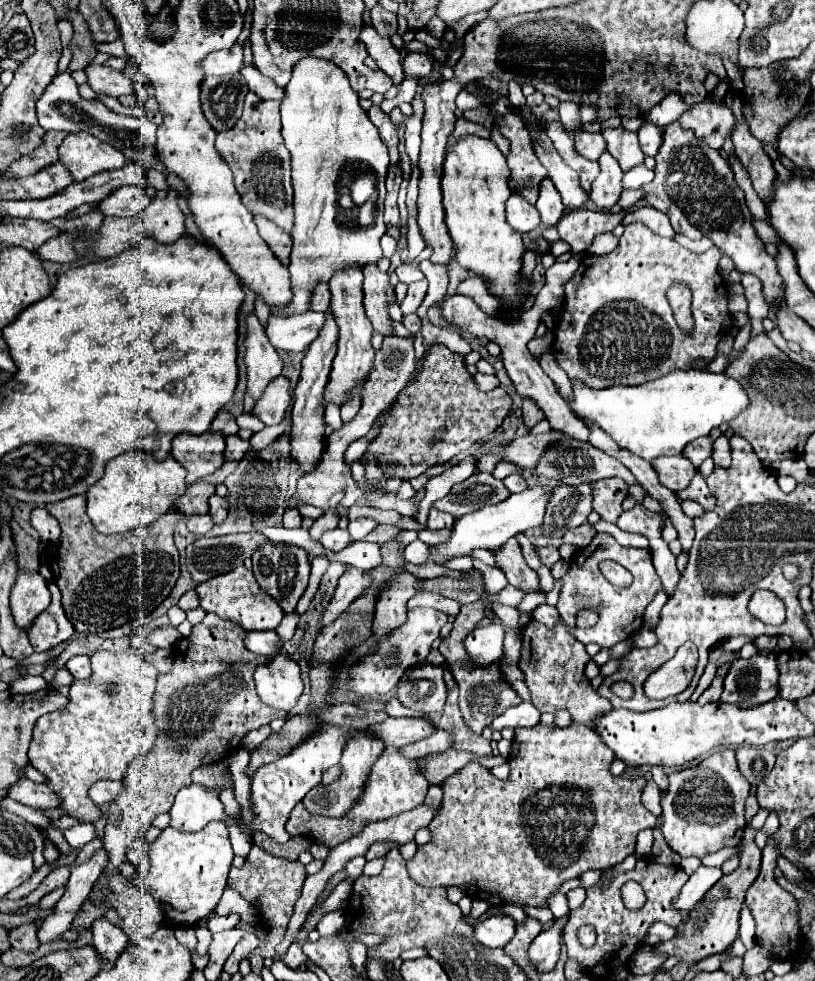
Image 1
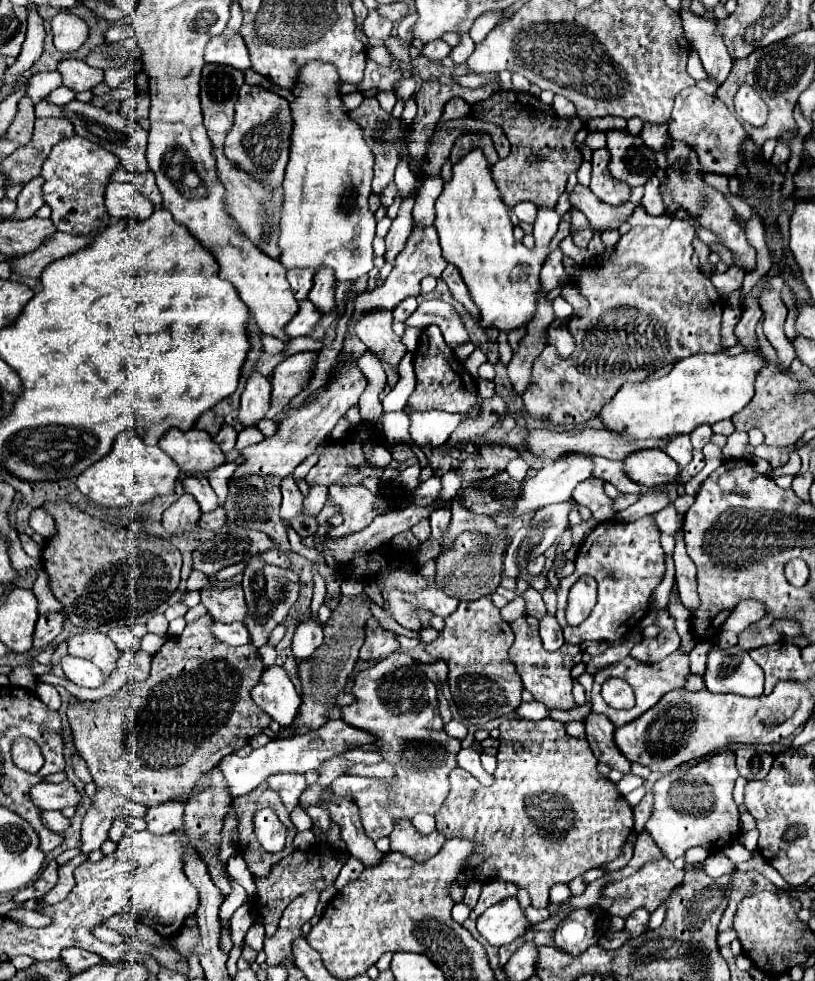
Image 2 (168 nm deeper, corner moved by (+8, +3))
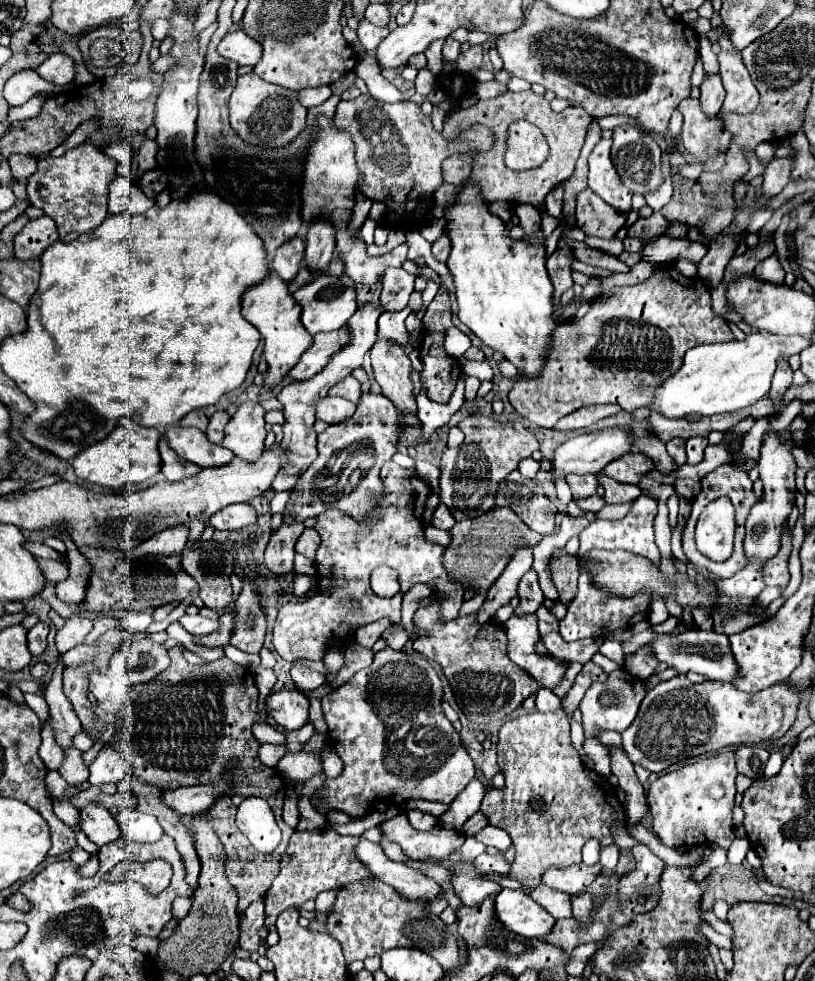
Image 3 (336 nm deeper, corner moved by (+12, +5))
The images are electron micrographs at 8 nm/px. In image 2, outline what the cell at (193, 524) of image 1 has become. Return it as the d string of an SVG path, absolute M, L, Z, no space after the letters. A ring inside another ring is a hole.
M218 508L218 510L214 510L214 512L202 514L202 516L200 516L198 526L200 526L200 528L206 528L206 530L216 530L216 528L220 528L224 522L226 522L224 510L222 510L222 508Z

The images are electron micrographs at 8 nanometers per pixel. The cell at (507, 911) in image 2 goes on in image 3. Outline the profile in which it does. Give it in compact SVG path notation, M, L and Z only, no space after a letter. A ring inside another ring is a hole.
M504 888L496 898L496 916L512 932L526 938L544 938L556 920L526 892Z

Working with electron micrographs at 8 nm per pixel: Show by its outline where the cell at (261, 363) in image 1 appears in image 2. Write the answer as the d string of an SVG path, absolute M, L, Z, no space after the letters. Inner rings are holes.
M252 368L246 388L240 396L238 420L242 426L256 426L268 412L270 406L270 380Z

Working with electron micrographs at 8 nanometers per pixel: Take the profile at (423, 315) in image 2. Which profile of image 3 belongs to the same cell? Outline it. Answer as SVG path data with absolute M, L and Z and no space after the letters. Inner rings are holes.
M454 326L454 328L450 328L450 330L446 332L446 342L444 342L444 346L446 346L448 356L458 358L458 356L462 356L472 344L470 344L470 338Z

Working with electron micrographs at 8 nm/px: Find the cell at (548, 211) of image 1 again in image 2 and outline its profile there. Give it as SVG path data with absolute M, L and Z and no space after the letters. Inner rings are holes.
M474 146L452 166L452 178L444 184L436 200L434 228L438 226L444 258L460 270L472 300L480 308L482 326L494 324L500 330L512 330L524 326L536 312L536 292L540 290L538 274L562 216L554 208L538 206L533 224L535 247L528 250L524 244L518 244L512 234L514 226L508 216L508 206L500 198L490 168L480 146Z

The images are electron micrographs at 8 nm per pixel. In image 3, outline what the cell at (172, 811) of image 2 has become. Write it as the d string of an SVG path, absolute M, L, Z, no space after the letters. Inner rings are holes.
M120 810L116 822L120 828L120 838L124 838L128 844L154 844L164 834L156 816L140 810Z

